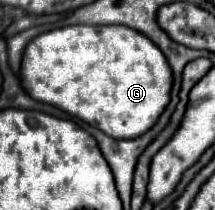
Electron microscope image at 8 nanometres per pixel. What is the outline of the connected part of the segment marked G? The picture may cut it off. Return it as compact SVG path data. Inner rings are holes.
M76 24L44 32L26 44L22 52L20 84L30 98L52 104L112 138L138 138L154 126L170 102L172 70L158 46L132 28Z

